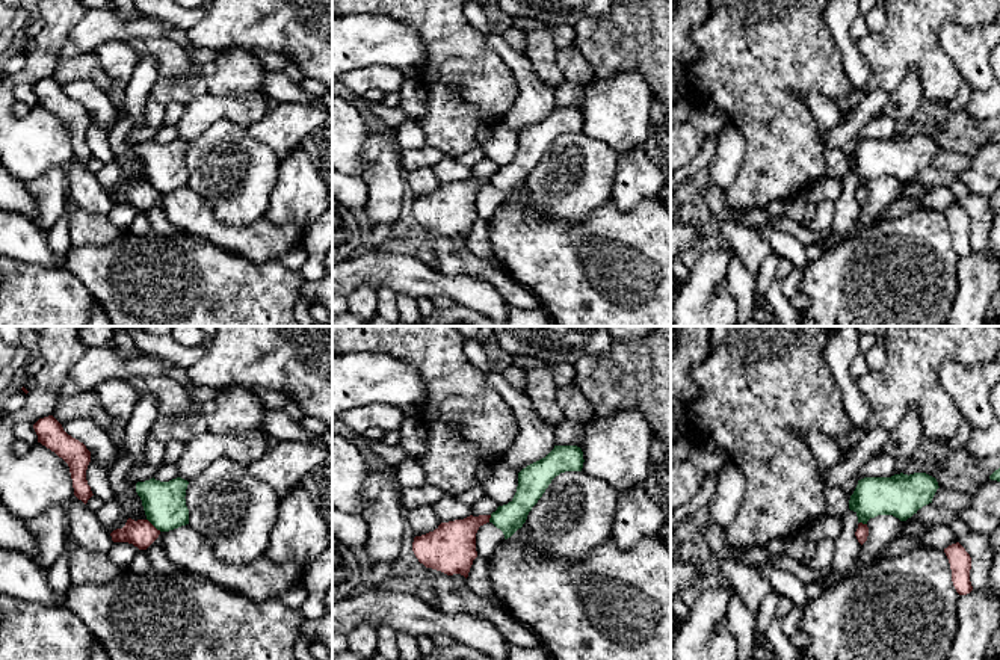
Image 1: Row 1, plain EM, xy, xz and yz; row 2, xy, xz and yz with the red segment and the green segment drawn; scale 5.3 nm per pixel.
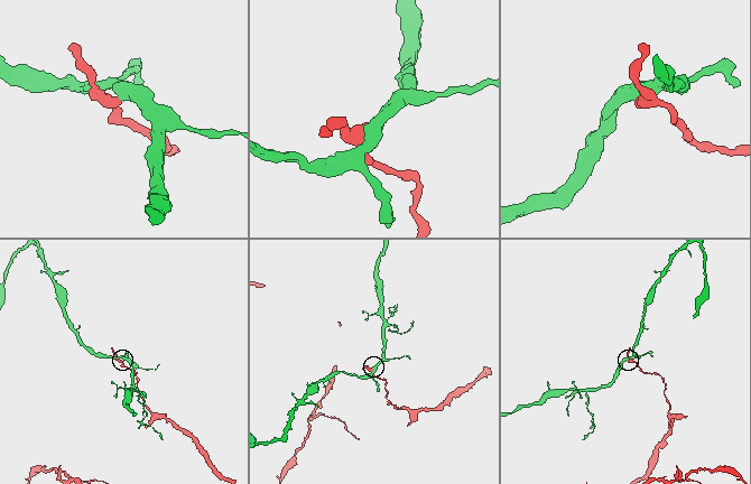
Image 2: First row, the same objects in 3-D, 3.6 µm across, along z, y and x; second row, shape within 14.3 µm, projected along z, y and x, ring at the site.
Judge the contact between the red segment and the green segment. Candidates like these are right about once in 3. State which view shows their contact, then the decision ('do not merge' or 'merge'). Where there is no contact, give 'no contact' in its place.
contact in xy; do not merge

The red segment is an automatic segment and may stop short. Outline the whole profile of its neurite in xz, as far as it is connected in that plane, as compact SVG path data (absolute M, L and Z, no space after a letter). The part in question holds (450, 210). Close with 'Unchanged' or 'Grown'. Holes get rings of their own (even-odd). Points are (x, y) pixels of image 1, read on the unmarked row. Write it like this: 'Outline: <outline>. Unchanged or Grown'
Outline: M491 177L467 178L441 184L434 193L415 198L412 213L426 230L447 237L468 239L473 222L477 219L476 195L489 184Z. Unchanged

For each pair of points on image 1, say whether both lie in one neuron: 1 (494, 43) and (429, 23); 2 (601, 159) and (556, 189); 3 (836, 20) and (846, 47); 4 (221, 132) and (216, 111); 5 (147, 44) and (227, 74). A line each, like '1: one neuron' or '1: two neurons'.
1: two neurons
2: one neuron
3: one neuron
4: two neurons
5: one neuron

